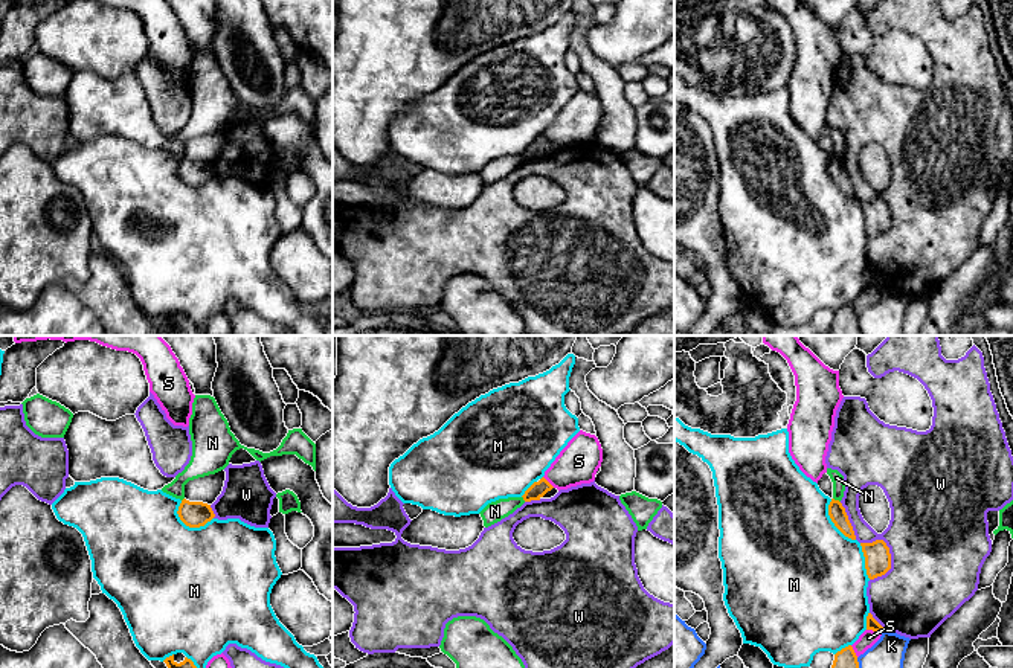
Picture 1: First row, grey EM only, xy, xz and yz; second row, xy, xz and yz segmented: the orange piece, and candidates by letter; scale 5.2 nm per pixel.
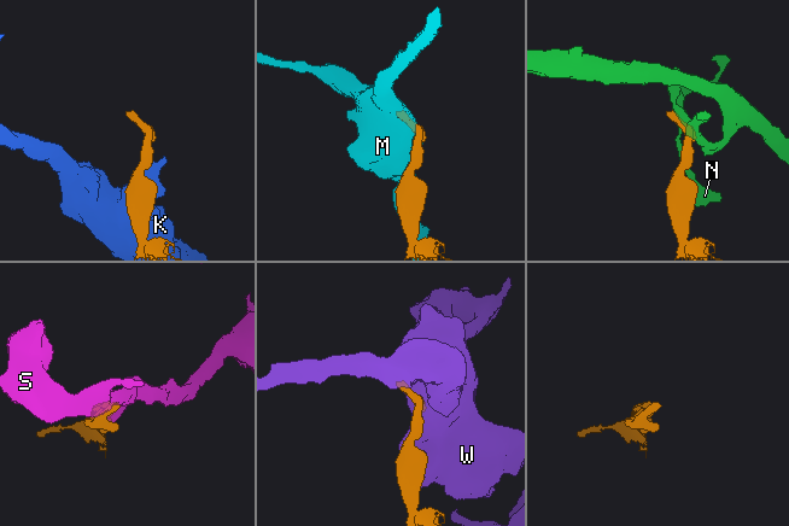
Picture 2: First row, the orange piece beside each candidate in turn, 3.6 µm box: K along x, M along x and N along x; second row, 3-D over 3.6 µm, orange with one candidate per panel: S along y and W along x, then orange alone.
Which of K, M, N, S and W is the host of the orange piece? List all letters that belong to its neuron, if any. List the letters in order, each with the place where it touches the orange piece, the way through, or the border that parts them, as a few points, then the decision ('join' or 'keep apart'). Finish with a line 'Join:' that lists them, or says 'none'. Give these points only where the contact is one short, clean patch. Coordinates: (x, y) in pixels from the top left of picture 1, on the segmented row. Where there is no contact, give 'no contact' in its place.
K: yz (882, 632) | keep apart
M: xy (192, 526) | keep apart
N: yz (836, 500) | keep apart
S: yz (874, 630) | keep apart
W: yz (890, 563) | keep apart
Join: none

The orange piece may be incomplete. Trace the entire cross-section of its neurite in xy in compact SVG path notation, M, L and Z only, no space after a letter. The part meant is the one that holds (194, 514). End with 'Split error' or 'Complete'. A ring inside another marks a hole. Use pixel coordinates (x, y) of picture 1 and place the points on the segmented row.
M226 471L189 480L185 485L185 499L178 506L180 520L189 528L200 528L211 522L215 514L211 505L221 494L226 480Z. Split error

